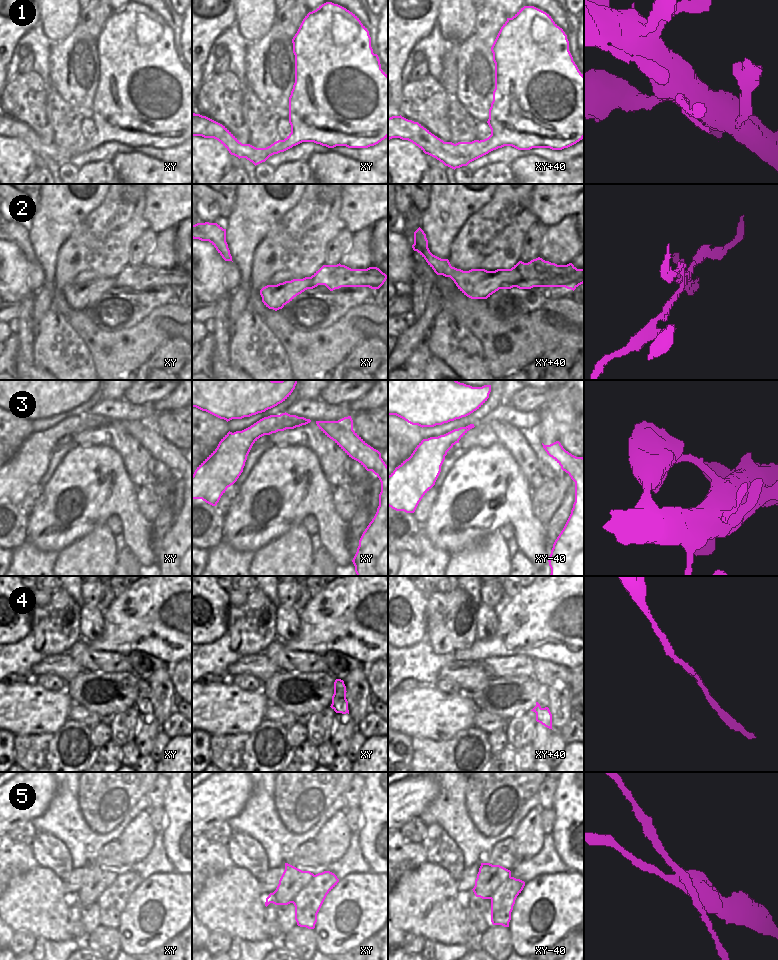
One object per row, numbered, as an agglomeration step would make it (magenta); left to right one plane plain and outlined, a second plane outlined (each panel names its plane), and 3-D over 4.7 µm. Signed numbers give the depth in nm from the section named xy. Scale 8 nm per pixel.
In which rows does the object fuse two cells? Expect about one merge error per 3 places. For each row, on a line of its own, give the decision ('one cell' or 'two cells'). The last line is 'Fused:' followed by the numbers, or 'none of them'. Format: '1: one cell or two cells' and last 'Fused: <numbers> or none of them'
1: two cells
2: two cells
3: one cell
4: one cell
5: two cells
Fused: 1, 2, 5

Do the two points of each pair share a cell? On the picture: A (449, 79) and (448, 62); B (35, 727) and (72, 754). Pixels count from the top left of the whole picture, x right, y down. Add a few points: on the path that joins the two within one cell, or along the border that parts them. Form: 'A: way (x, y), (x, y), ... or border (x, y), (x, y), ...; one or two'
A: way (448, 75), (448, 66); one
B: border (65, 723), (54, 732), (20, 735); two

